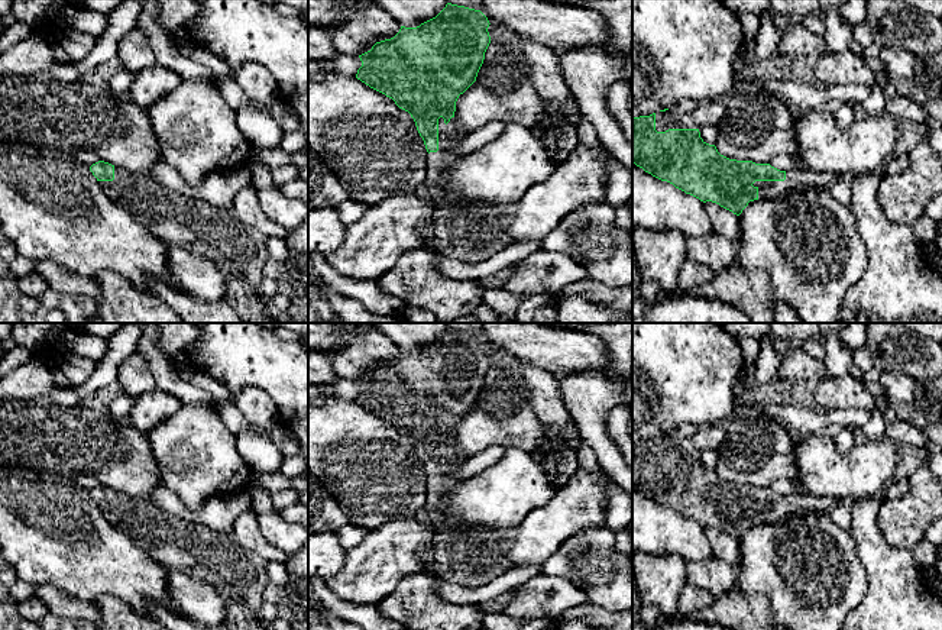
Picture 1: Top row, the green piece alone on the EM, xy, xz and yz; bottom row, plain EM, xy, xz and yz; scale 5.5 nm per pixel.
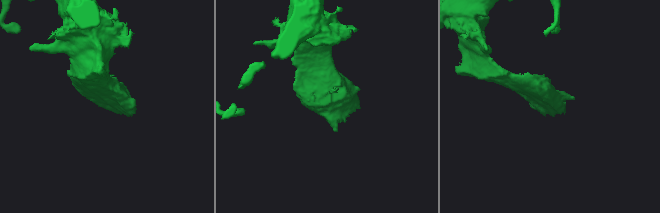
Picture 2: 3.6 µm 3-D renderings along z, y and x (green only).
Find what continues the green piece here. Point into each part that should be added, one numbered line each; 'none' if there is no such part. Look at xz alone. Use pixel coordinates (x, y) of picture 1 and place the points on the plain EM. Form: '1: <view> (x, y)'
1: xz (472, 558)

